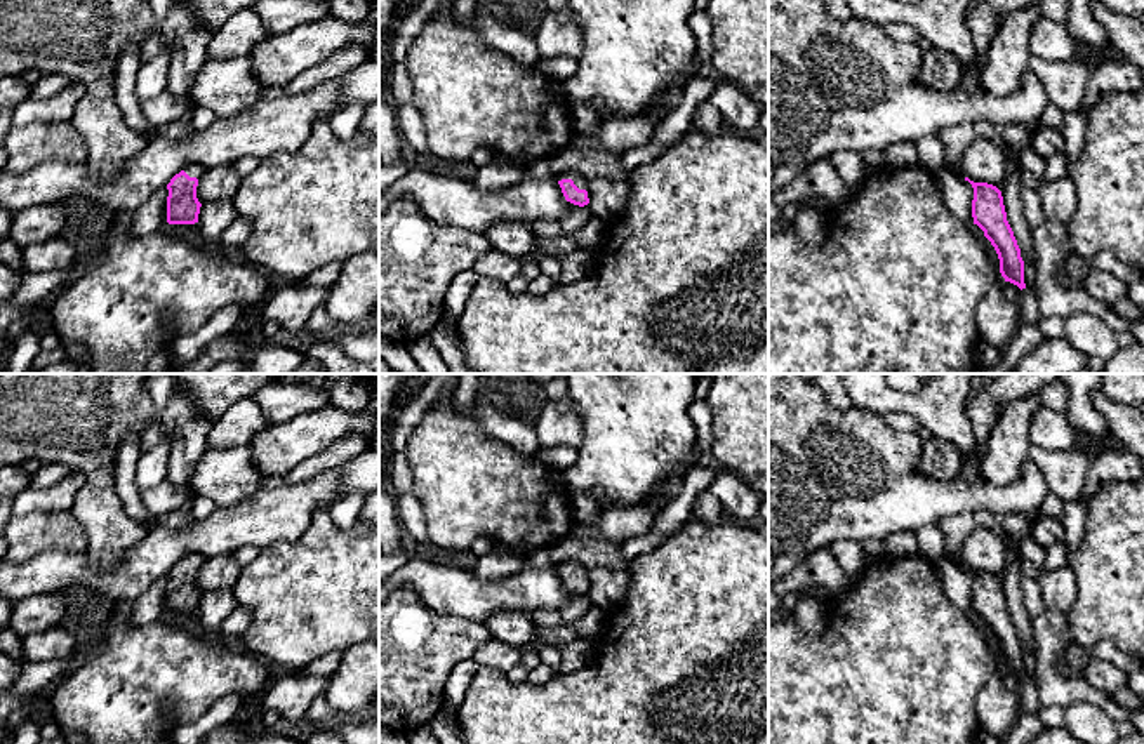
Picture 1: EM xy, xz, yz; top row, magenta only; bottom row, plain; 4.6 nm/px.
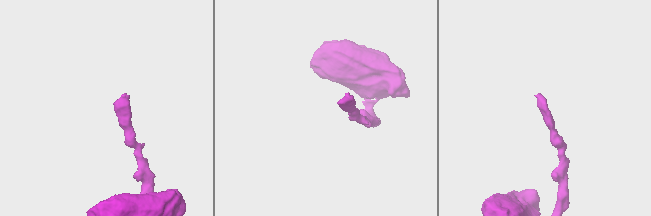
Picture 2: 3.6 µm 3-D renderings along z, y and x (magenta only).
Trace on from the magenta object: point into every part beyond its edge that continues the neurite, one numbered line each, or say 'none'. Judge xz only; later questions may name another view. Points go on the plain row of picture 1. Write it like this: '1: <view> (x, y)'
1: xz (579, 571)

